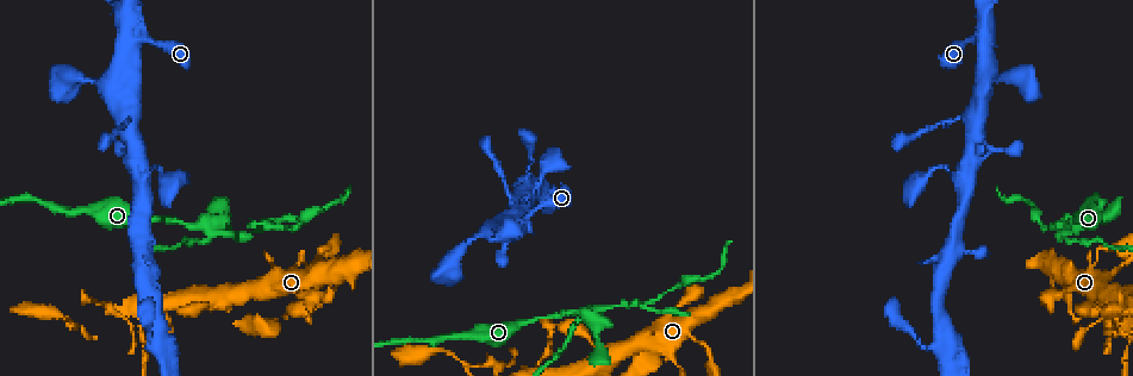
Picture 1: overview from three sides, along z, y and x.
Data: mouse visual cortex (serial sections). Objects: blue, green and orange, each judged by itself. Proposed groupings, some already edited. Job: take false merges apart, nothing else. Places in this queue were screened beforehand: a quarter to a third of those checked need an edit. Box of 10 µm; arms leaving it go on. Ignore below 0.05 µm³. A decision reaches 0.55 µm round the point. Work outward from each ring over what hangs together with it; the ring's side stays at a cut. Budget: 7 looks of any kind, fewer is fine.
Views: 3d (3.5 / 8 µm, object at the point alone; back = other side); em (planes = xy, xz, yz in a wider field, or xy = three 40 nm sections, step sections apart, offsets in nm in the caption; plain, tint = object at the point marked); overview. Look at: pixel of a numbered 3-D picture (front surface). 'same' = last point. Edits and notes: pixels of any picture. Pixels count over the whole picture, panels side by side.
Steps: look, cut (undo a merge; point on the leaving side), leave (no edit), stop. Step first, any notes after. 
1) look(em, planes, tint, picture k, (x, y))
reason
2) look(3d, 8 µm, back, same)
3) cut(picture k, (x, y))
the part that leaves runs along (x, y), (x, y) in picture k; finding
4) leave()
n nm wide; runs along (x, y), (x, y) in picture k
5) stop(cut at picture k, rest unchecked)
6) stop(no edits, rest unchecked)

look(3d, 8 µm, back, picture 1, (708, 308))
side arm on a straight run

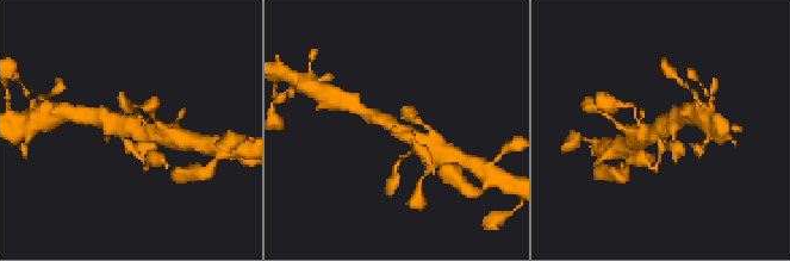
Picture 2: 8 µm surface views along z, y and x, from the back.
look(3d, 3.5 µm, same)
zoom in

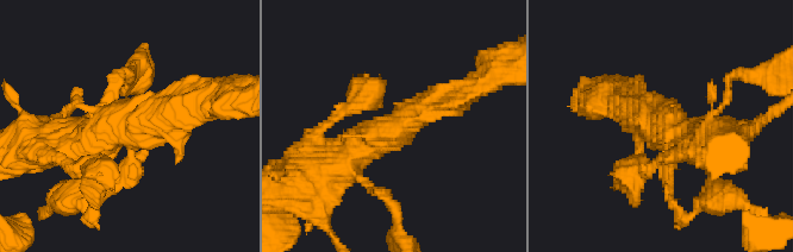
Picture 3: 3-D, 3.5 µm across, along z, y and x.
look(em, xy, step 2, tint, picture 3, (394, 128))
3 arms; arms of 150, 400, 500 nm; now the EM

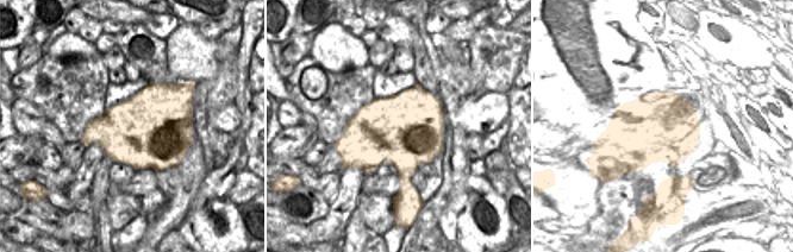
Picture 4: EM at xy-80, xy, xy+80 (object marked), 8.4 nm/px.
leave()
runs along (322, 170), (431, 104), (461, 94) in picture 3; one cell here

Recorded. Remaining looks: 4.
look(3d, 3.5 µm, picture 1, (129, 130))
sharp bend

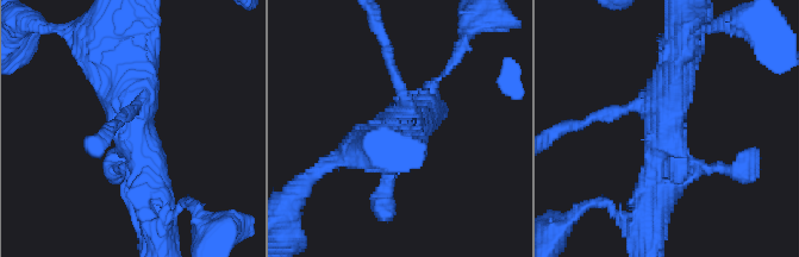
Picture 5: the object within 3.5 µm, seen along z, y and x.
look(em, xy, step 3, tint, picture 5, (133, 127))
4 arms; arms of 150, 200, 400, 500 nm

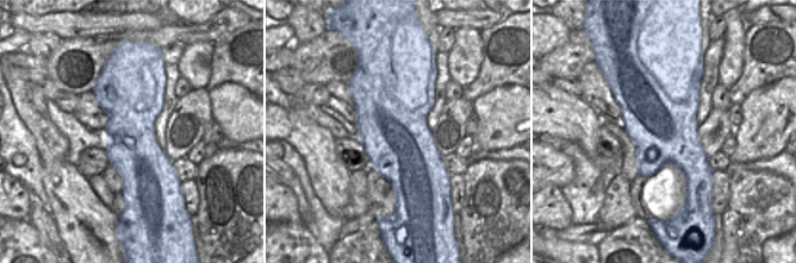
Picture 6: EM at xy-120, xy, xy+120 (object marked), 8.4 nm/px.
look(em, xy, step 1, tint, same)

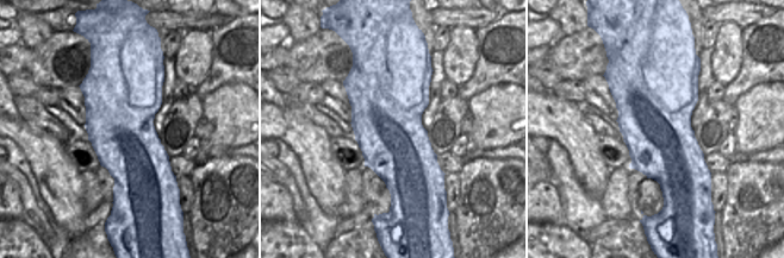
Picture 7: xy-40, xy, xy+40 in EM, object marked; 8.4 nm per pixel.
leave()
runs along (685, 27), (657, 145), (657, 181) in picture 5; all the same cell

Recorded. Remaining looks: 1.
stop(no edits, rest unchecked)

